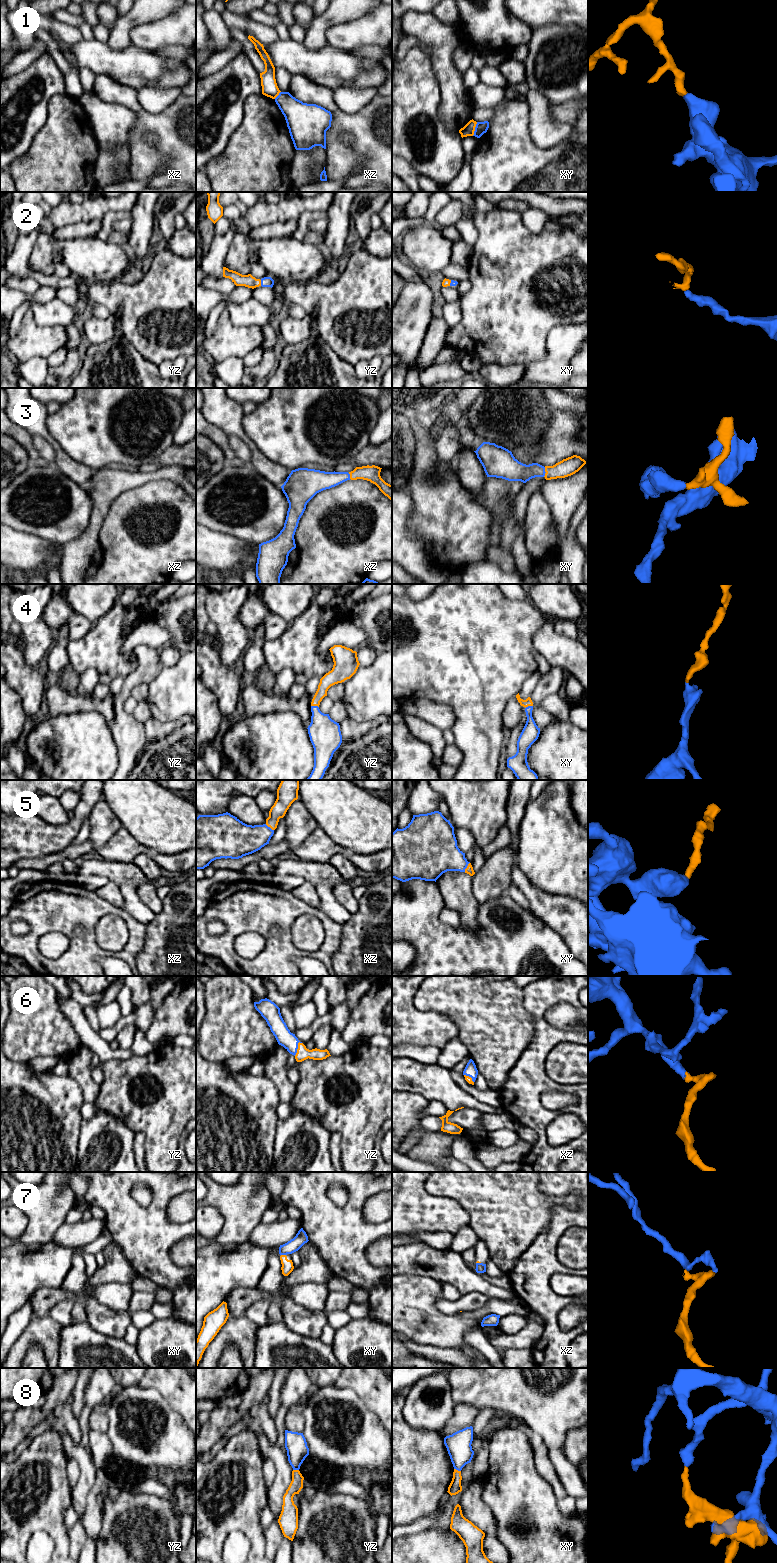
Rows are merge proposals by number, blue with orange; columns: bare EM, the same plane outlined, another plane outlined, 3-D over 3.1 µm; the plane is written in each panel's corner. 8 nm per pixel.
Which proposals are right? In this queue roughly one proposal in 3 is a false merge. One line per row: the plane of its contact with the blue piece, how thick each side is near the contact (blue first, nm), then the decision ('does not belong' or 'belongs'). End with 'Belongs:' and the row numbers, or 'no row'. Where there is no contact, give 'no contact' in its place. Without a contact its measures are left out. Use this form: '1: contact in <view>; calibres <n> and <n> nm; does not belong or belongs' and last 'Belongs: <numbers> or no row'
1: contact in xy; calibres 100 and 100 nm; does not belong
2: contact in yz; calibres 80 and 100 nm; belongs
3: contact in xy; calibres 160 and 140 nm; belongs
4: contact in yz; calibres 260 and 110 nm; belongs
5: contact in xy; calibres 320 and 70 nm; belongs
6: contact in yz; calibres 140 and 100 nm; belongs
7: contact in xy; calibres 100 and 100 nm; does not belong
8: contact in xy; calibres 200 and 100 nm; belongs
Belongs: 2, 3, 4, 5, 6, 8

